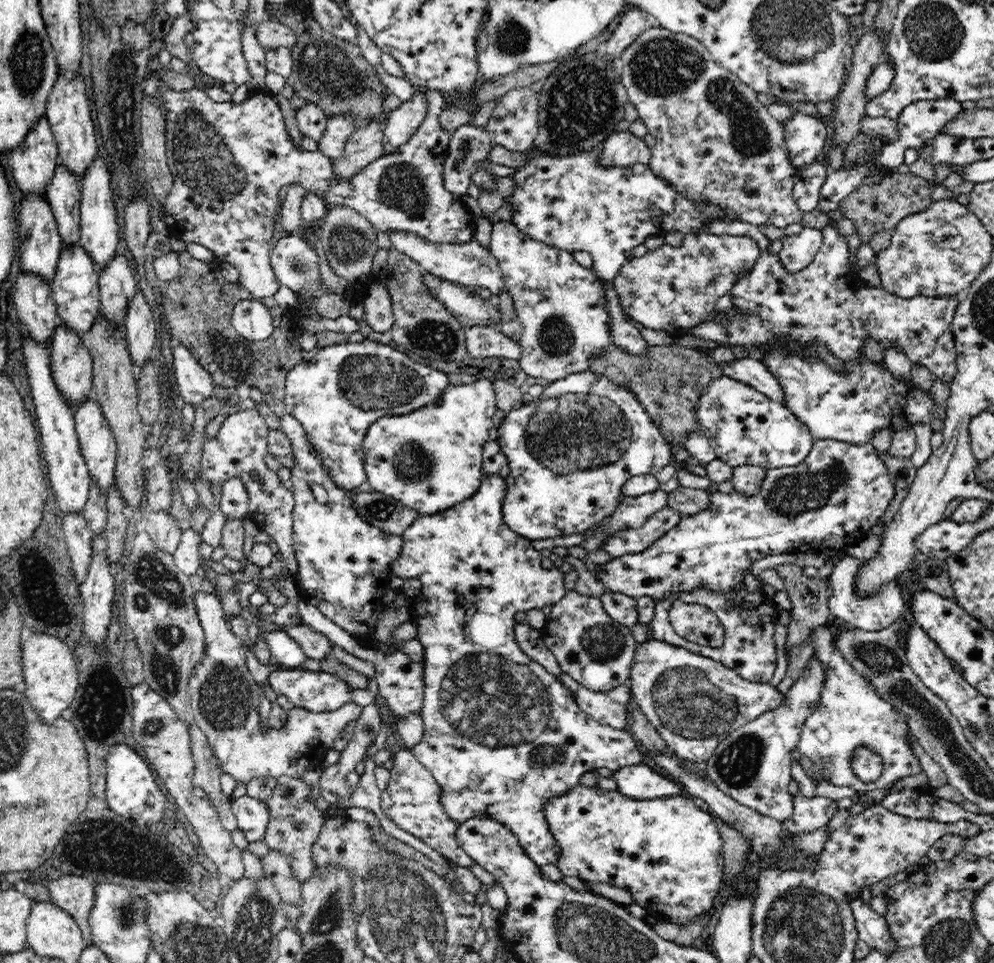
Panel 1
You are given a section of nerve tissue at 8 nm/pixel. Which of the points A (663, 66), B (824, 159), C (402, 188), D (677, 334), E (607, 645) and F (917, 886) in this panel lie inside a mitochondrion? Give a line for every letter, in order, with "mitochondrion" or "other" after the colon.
A: mitochondrion
B: other
C: mitochondrion
D: other
E: mitochondrion
F: other

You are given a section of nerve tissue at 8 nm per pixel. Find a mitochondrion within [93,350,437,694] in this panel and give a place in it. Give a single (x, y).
(379, 511)

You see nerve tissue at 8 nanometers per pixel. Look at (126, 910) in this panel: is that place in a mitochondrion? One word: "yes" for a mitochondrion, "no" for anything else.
yes

